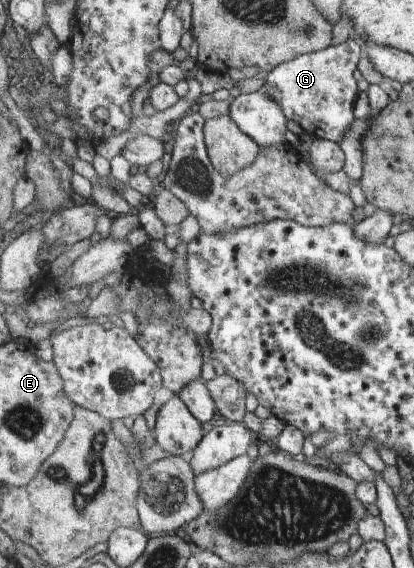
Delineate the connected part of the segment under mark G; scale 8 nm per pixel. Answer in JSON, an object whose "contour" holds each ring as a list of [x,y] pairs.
{"contour":[[[348,38],[340,45],[298,56],[268,72],[263,89],[278,101],[284,116],[297,123],[312,138],[342,142],[356,120],[354,104],[359,91],[354,74],[362,60],[360,50],[358,40]]]}

